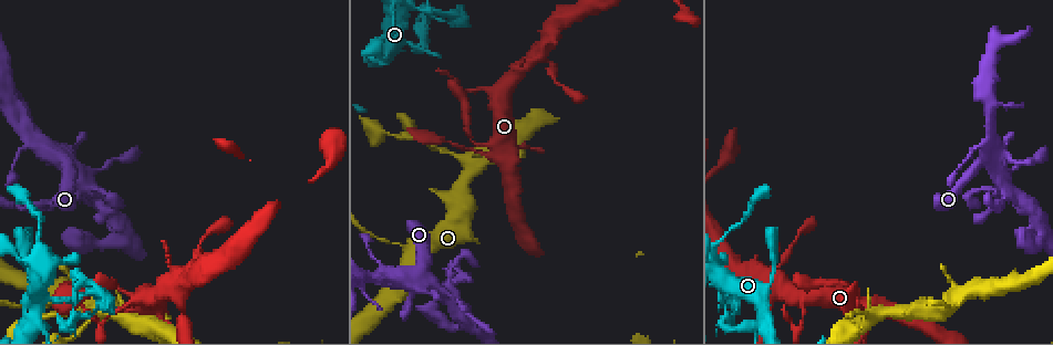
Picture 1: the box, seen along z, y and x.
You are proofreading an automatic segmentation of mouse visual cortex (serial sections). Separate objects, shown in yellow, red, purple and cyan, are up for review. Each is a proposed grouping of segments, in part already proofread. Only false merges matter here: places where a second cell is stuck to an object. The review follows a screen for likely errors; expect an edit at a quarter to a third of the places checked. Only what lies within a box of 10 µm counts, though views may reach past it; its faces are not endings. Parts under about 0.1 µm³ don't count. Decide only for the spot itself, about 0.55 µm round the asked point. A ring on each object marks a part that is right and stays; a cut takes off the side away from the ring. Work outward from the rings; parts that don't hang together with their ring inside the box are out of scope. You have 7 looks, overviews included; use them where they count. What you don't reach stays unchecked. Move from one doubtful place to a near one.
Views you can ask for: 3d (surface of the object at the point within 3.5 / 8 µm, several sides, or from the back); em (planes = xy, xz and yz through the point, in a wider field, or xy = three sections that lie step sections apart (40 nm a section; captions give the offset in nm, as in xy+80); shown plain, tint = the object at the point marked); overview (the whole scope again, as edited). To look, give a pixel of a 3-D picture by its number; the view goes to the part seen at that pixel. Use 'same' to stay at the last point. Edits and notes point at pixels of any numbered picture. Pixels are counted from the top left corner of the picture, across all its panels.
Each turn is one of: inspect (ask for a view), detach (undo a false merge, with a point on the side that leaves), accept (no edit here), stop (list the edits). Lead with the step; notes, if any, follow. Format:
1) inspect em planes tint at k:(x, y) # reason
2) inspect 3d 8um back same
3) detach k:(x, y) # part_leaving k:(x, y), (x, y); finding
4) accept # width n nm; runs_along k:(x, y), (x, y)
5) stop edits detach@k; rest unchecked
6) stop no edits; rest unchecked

inspect 3d 3.5um back at 1:(866, 316) # three arms meet

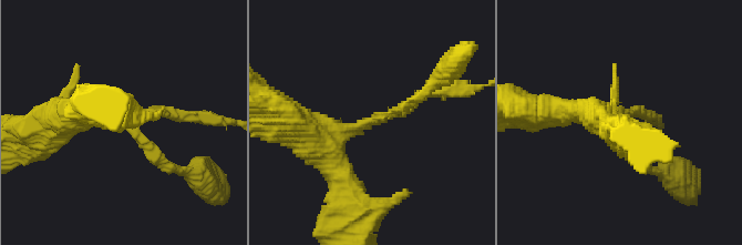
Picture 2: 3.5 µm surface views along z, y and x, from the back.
inspect em planes tint at 2:(374, 119) # arms 3; arm_widths 150, 150, 300 nm

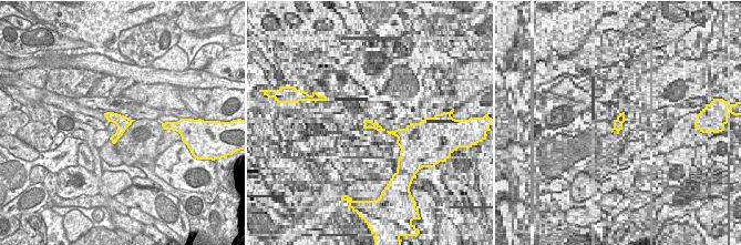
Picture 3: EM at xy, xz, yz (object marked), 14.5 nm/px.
accept # width 200 nm; runs_along 2:(329, 164), (346, 130), (424, 93); one cell here

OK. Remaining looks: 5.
inspect 3d 8um at 1:(37, 322) # thin neck

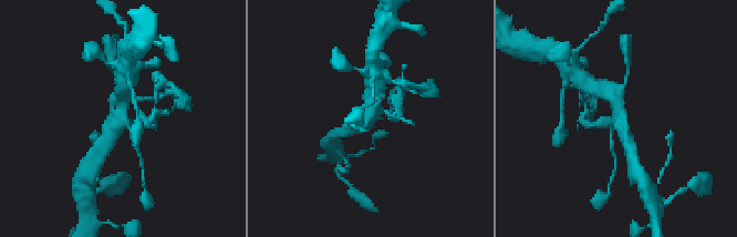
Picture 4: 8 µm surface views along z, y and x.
inspect em xy step 3 tint same

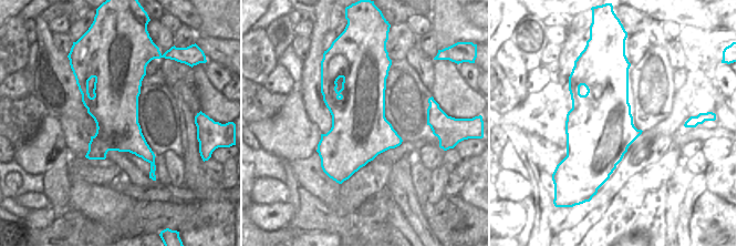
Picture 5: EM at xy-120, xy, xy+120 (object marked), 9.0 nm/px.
detach 4:(602, 121) # part_leaving 4:(157, 71), (185, 98), (182, 104); a second cell is stuck on

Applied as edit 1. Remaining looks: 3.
inspect 3d 8um at 1:(441, 289) # calibre changes

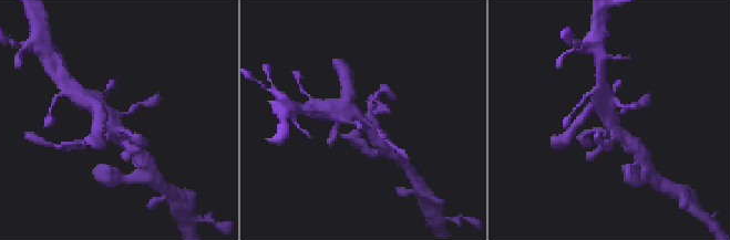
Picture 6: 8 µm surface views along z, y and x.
inspect 3d 3.5um back same

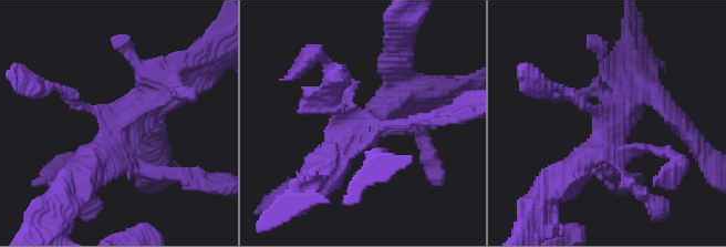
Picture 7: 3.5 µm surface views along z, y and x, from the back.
inspect em xy step 2 tint at 7:(608, 141)

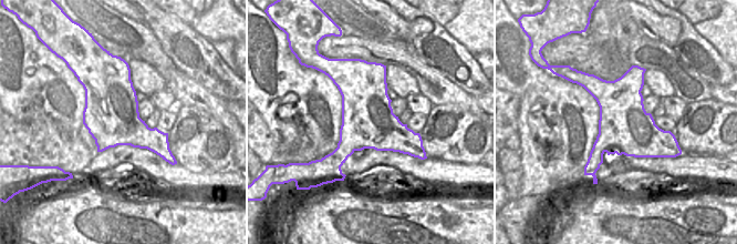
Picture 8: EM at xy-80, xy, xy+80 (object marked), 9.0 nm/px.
accept # runs_along 7:(156, 90), (78, 182); continuous, no second cell

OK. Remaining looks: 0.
stop edits detach@4; rest unchecked

